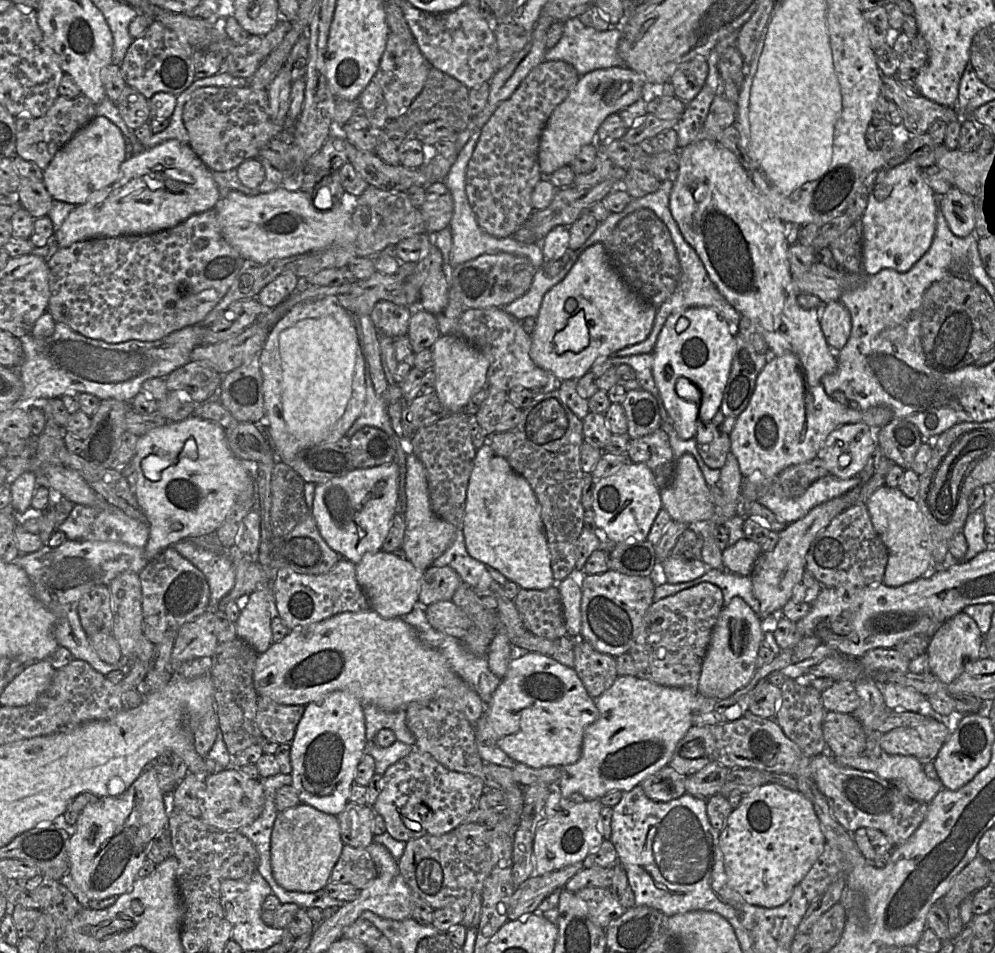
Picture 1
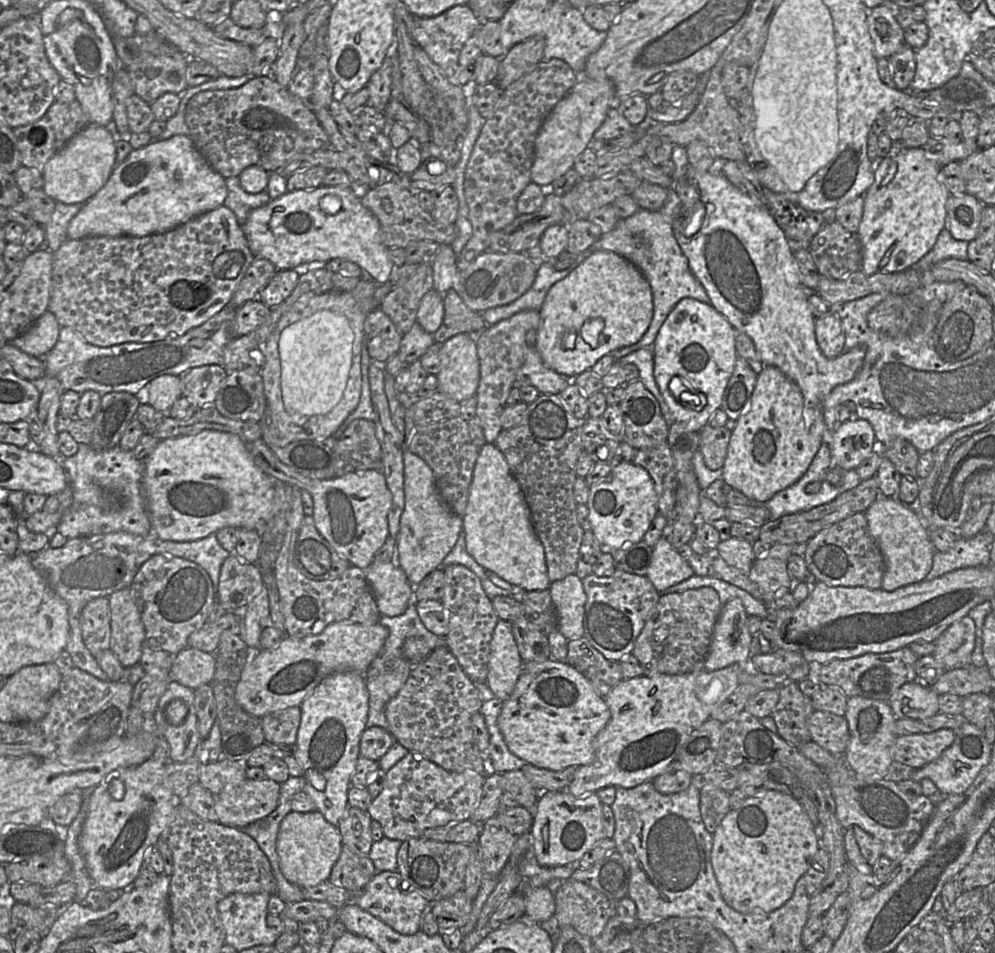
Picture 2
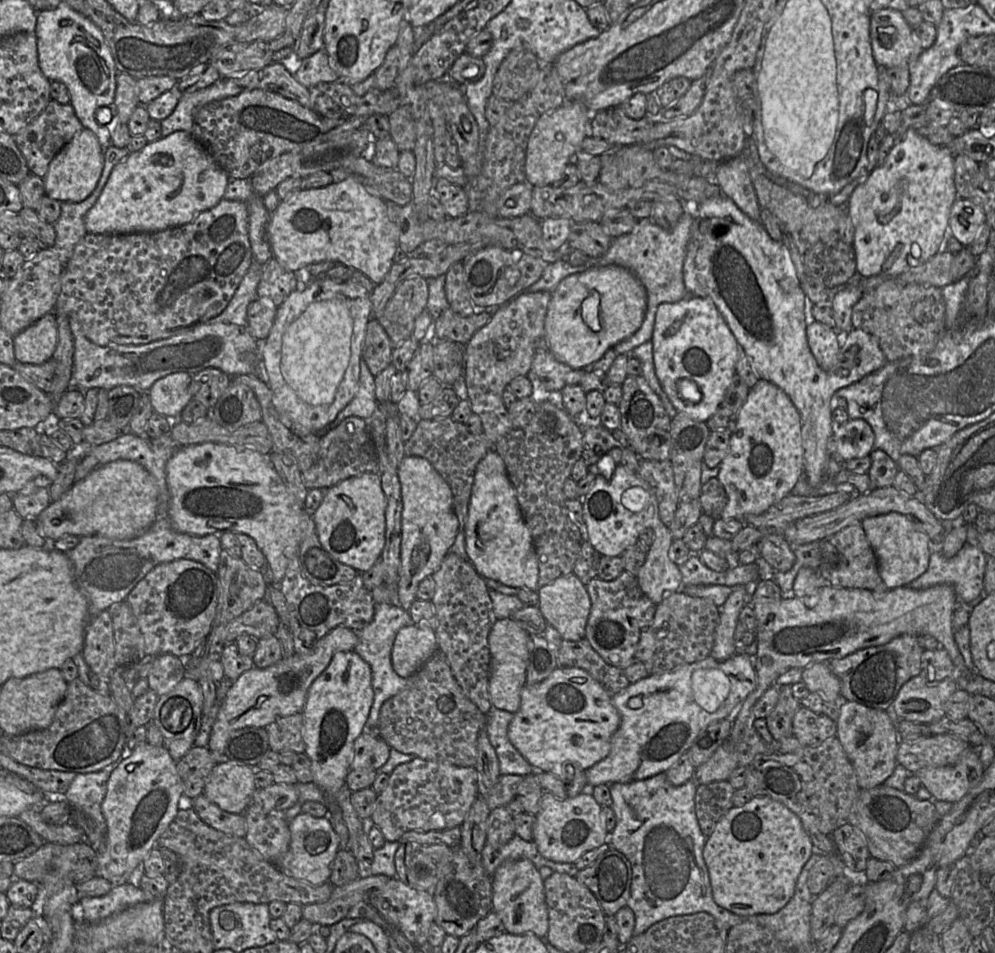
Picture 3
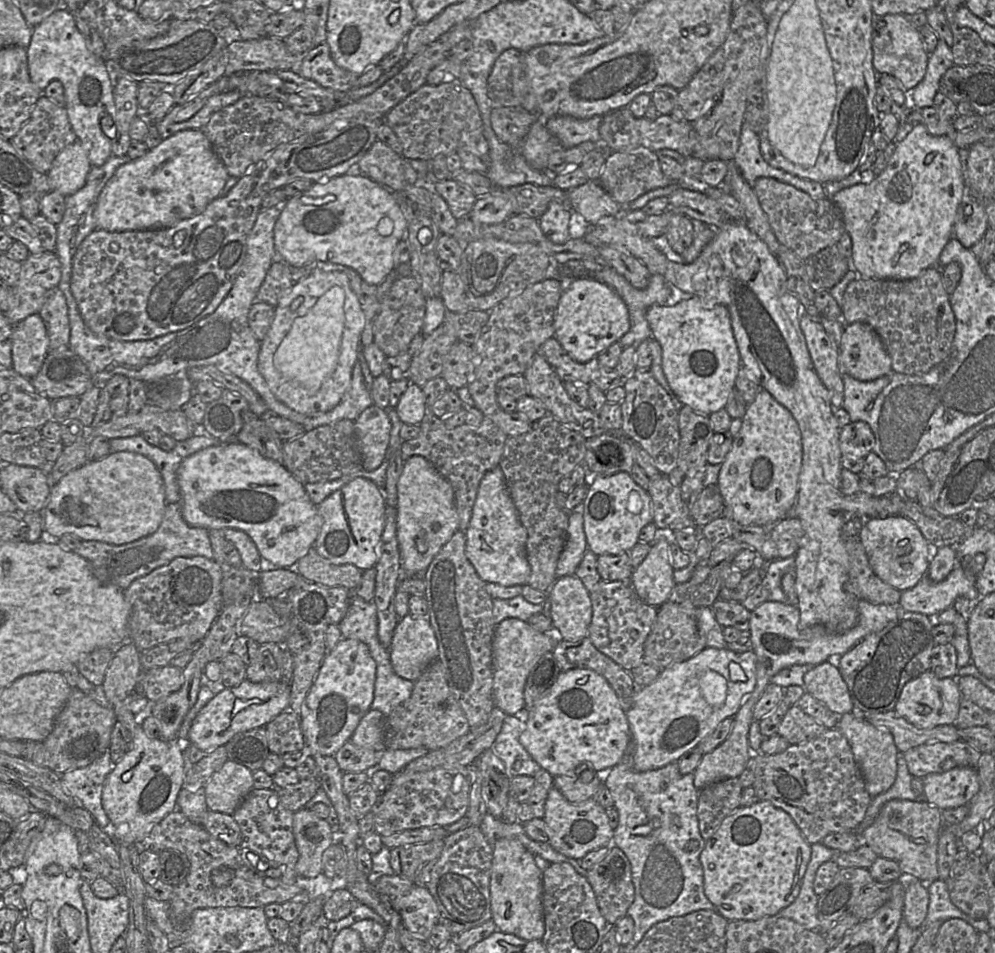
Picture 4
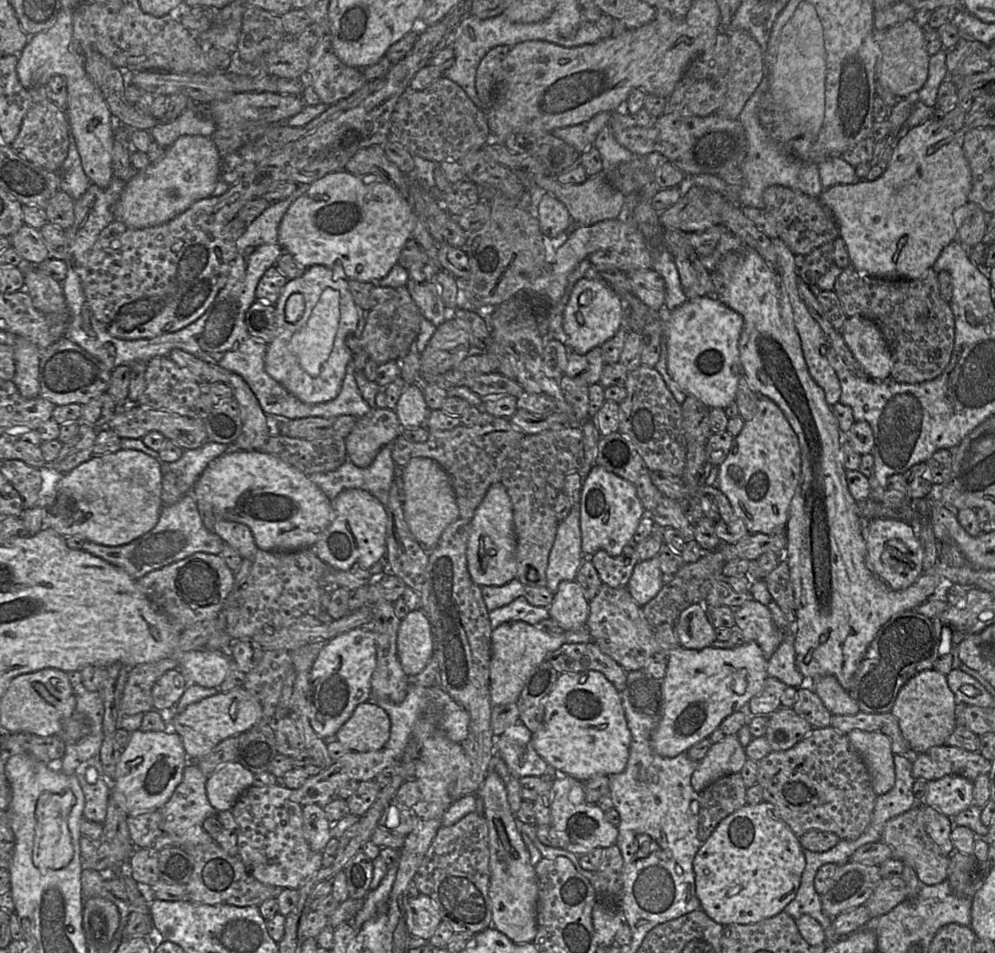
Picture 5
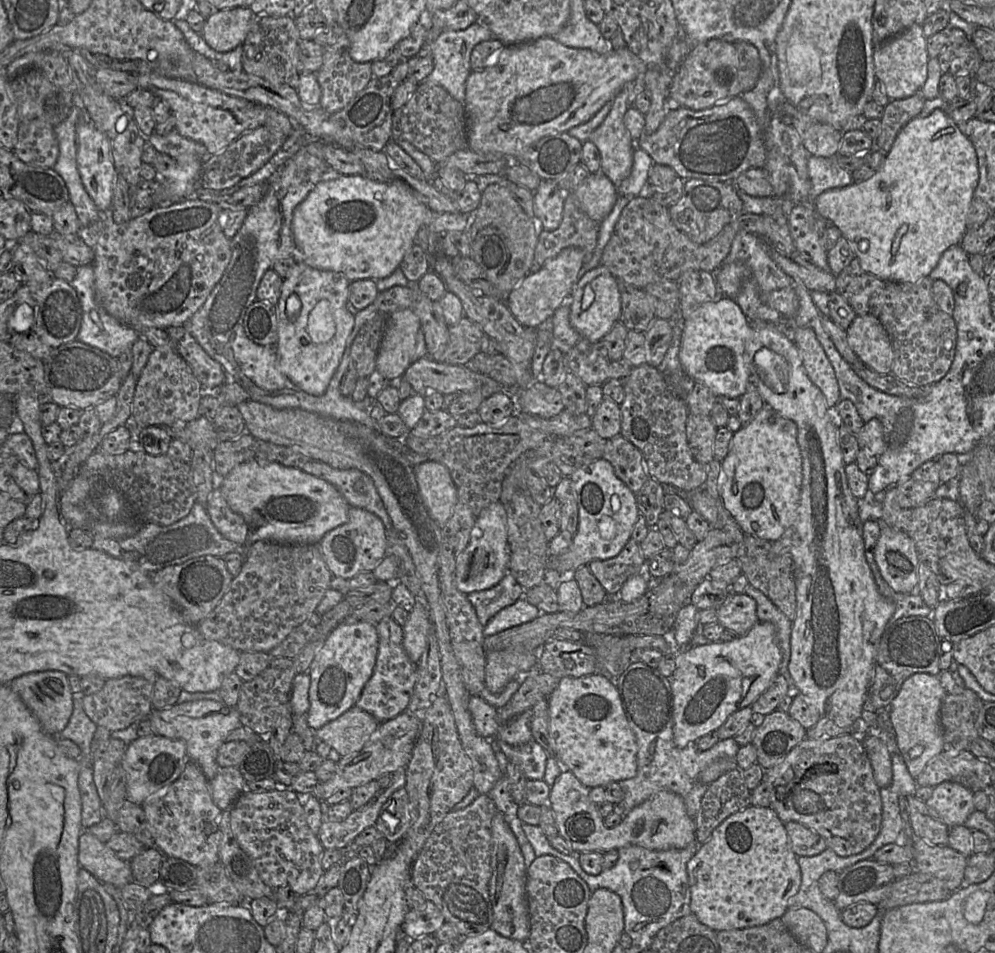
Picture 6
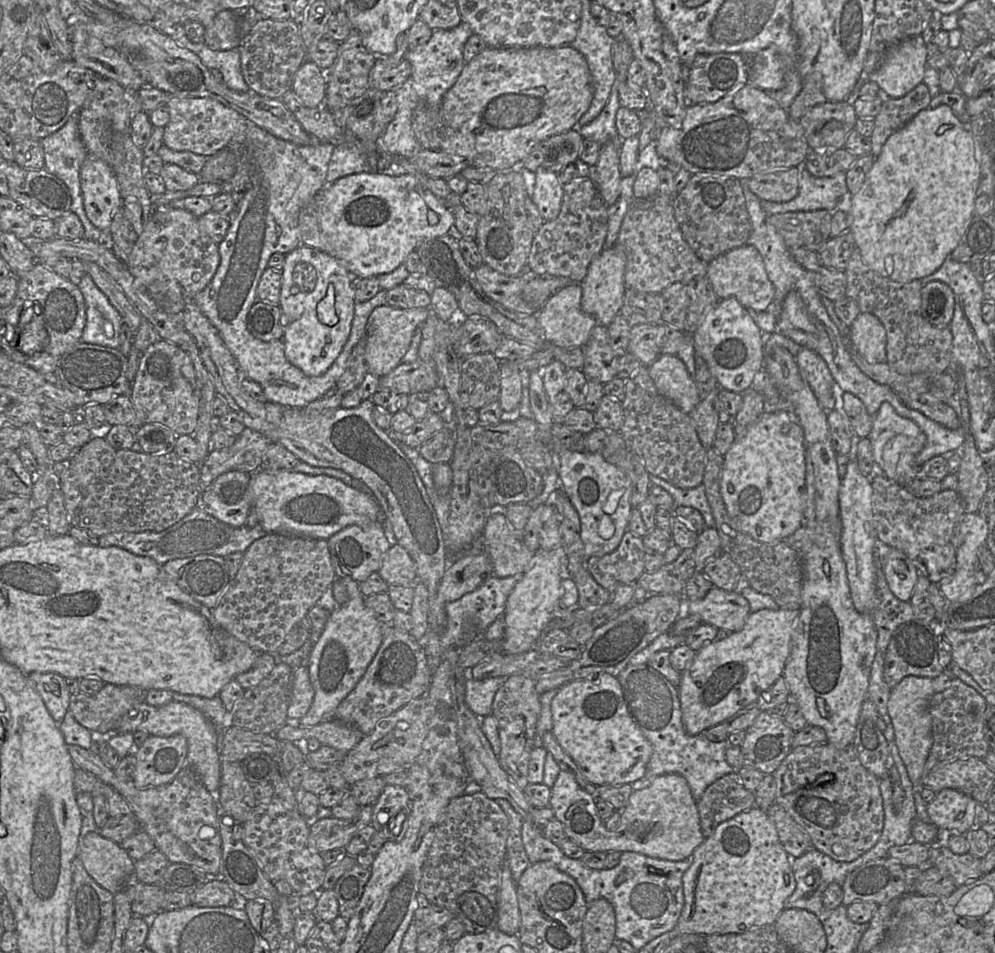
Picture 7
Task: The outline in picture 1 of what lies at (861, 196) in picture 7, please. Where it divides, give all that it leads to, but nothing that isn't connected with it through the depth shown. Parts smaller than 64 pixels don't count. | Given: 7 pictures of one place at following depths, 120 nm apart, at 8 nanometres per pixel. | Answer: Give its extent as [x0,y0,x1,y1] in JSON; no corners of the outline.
[861,161,936,275]

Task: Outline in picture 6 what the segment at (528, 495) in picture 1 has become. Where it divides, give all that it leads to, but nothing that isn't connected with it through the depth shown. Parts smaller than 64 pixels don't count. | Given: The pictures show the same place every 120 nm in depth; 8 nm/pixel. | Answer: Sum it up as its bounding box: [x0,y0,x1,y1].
[456,501,510,594]

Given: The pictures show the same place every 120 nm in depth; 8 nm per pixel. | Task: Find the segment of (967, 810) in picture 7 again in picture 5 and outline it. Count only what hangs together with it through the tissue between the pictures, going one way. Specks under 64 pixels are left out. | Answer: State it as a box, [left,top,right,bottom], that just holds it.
[924,774,973,818]

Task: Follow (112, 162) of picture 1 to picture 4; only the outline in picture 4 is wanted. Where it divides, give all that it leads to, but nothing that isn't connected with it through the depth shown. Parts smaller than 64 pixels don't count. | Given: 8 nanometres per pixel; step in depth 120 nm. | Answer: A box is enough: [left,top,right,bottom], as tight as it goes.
[47,140,92,196]

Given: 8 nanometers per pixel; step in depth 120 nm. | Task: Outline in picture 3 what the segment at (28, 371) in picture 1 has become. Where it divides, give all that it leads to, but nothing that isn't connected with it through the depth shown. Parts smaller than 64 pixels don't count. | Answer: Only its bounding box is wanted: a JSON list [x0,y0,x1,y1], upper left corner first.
[68,260,263,392]

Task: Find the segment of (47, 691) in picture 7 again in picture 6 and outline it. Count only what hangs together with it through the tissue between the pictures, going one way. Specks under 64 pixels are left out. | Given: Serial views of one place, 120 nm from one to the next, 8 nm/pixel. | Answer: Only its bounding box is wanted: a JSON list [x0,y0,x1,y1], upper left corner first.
[8,671,73,735]

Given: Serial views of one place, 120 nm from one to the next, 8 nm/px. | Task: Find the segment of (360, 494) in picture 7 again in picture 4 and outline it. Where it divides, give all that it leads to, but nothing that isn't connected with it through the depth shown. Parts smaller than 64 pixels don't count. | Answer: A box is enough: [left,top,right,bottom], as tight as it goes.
[177,440,323,569]

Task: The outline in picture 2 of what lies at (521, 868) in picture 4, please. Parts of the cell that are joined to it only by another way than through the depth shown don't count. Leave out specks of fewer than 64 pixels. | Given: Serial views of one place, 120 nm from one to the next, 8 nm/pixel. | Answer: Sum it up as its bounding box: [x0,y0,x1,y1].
[517,881,554,923]

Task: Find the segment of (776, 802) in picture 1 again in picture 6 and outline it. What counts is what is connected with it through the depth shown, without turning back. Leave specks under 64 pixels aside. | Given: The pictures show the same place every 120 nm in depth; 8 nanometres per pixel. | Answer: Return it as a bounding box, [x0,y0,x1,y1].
[687,805,802,932]

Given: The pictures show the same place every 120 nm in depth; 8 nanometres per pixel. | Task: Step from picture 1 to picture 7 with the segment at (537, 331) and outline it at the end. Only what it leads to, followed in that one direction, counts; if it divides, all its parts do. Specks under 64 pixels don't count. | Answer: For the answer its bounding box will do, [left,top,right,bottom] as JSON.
[579,244,626,327]

